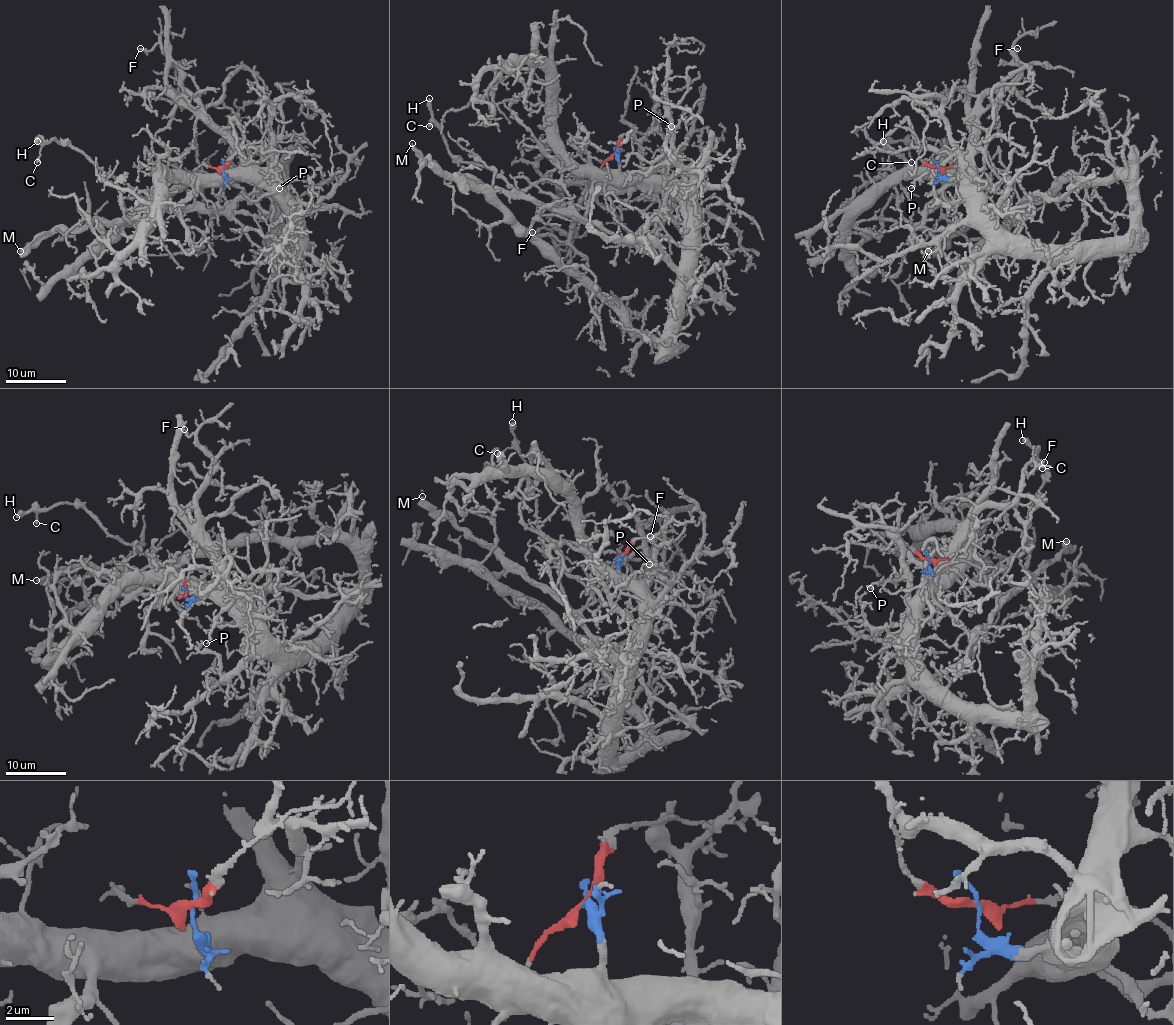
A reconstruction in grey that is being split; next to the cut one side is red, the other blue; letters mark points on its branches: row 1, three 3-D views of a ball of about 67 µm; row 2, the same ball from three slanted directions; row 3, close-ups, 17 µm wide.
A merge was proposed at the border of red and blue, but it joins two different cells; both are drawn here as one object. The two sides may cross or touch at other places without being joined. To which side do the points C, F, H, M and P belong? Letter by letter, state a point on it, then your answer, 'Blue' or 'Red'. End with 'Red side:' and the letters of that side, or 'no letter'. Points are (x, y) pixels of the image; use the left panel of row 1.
C: Place: (37, 162). Red
F: Place: (140, 48). Blue
H: Place: (37, 141). Red
M: Place: (20, 251). Red
P: Place: (279, 188). Blue
Red side: C, H, M

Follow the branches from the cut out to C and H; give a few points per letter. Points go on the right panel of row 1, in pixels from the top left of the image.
C: (938, 167), (980, 170), (1004, 205), (976, 211), (965, 202), (974, 185), (932, 139), (910, 145), (911, 163)
H: (938, 167), (980, 170), (1004, 205), (976, 211), (964, 200), (974, 185), (944, 145), (883, 142)

